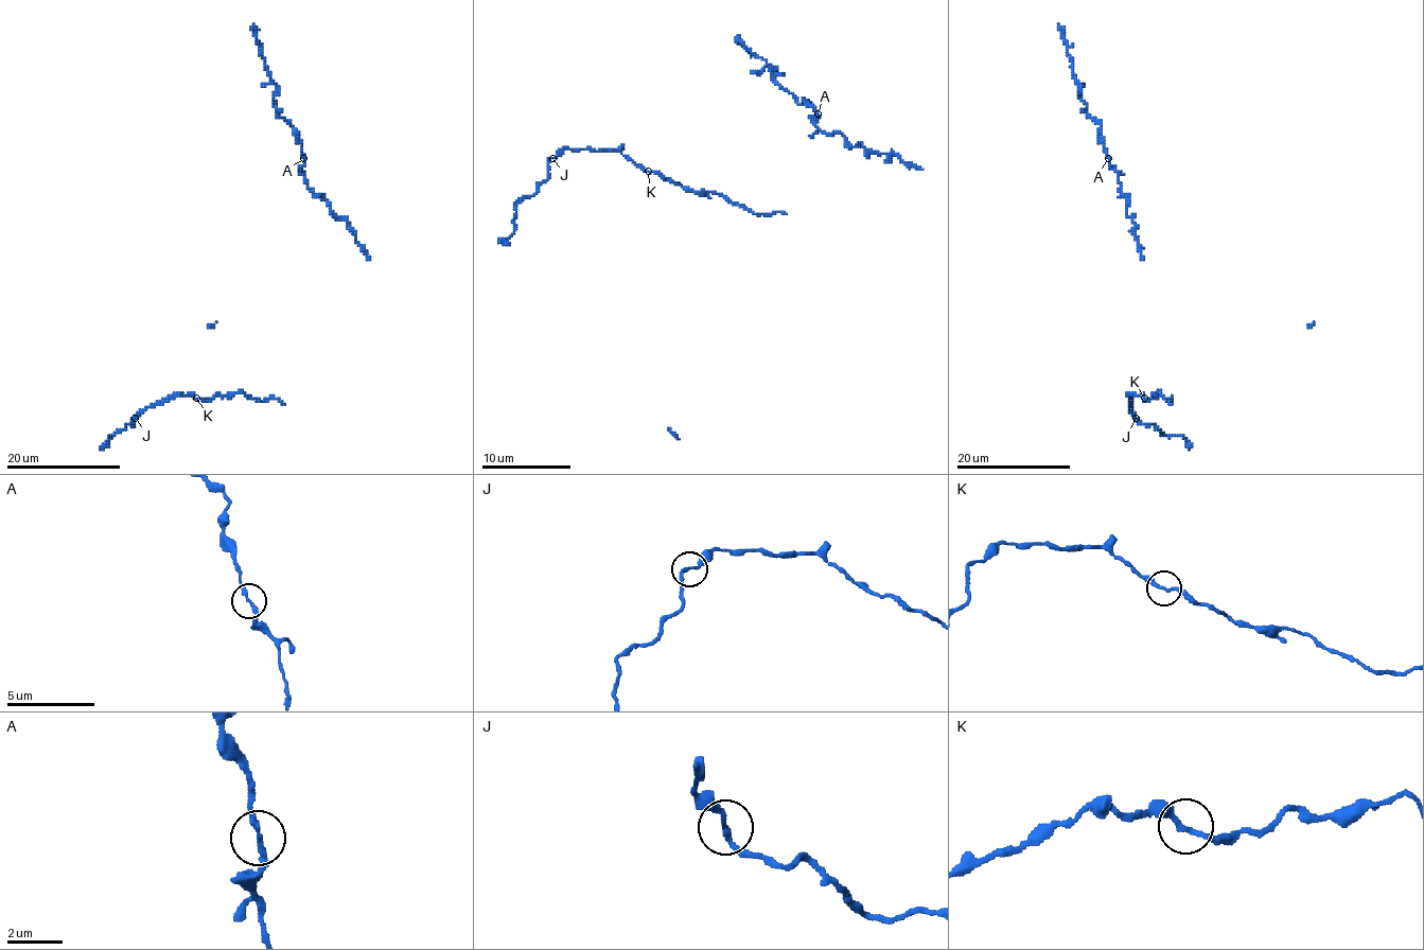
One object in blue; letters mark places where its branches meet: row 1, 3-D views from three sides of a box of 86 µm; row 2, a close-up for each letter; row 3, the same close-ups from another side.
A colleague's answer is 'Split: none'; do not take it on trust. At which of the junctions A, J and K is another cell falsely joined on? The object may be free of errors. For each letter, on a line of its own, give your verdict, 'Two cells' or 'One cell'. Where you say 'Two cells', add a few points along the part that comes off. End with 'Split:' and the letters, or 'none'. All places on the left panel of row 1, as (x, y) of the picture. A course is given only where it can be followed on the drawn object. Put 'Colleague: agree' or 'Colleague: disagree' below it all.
A: One cell
J: One cell
K: One cell
Split: none
Colleague: agree

